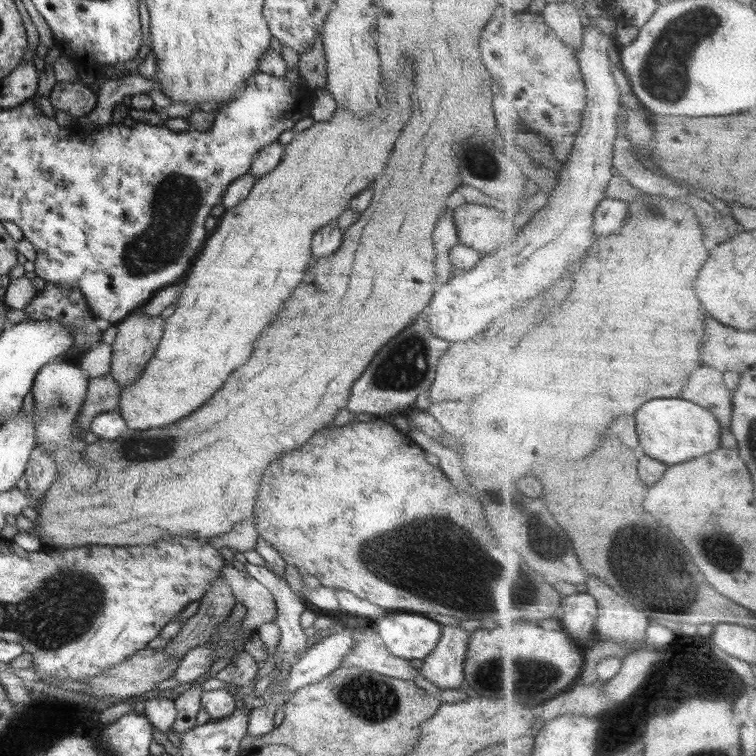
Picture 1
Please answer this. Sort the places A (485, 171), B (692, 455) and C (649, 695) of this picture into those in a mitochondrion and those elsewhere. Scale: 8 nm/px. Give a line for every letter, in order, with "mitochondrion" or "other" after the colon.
A: other
B: other
C: other

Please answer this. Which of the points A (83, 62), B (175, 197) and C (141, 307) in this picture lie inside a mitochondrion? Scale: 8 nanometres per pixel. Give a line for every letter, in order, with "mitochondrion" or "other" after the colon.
A: other
B: mitochondrion
C: other

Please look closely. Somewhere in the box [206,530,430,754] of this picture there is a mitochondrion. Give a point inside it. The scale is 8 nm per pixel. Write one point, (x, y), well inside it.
(369, 698)

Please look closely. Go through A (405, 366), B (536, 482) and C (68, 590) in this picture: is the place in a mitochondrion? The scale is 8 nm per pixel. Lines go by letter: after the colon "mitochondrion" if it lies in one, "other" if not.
A: mitochondrion
B: other
C: mitochondrion

